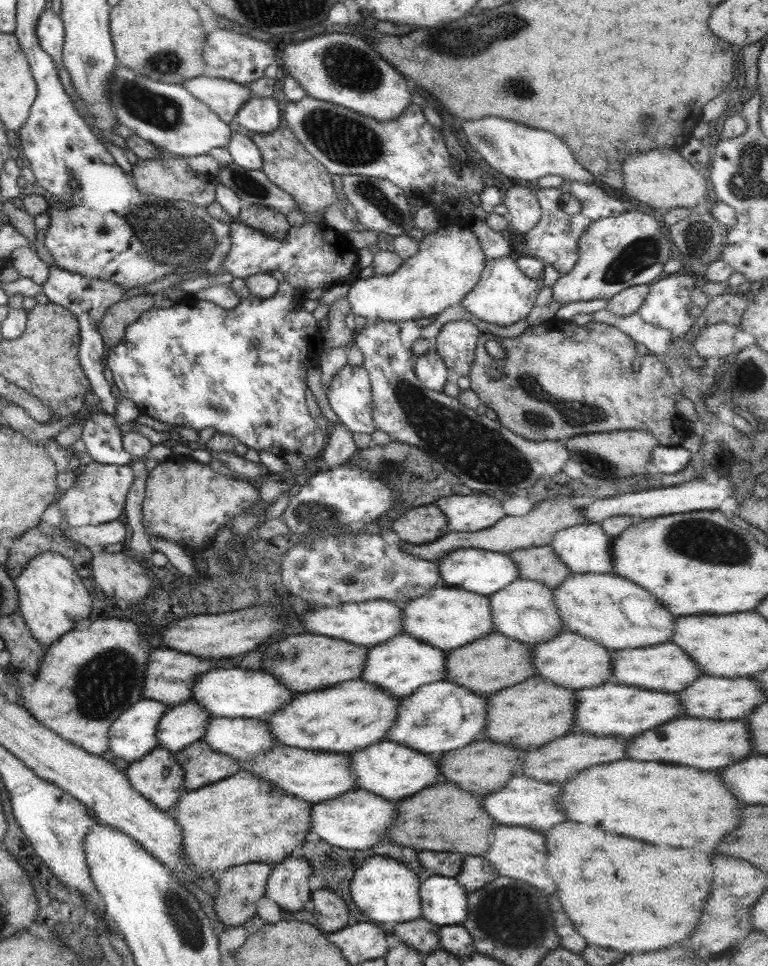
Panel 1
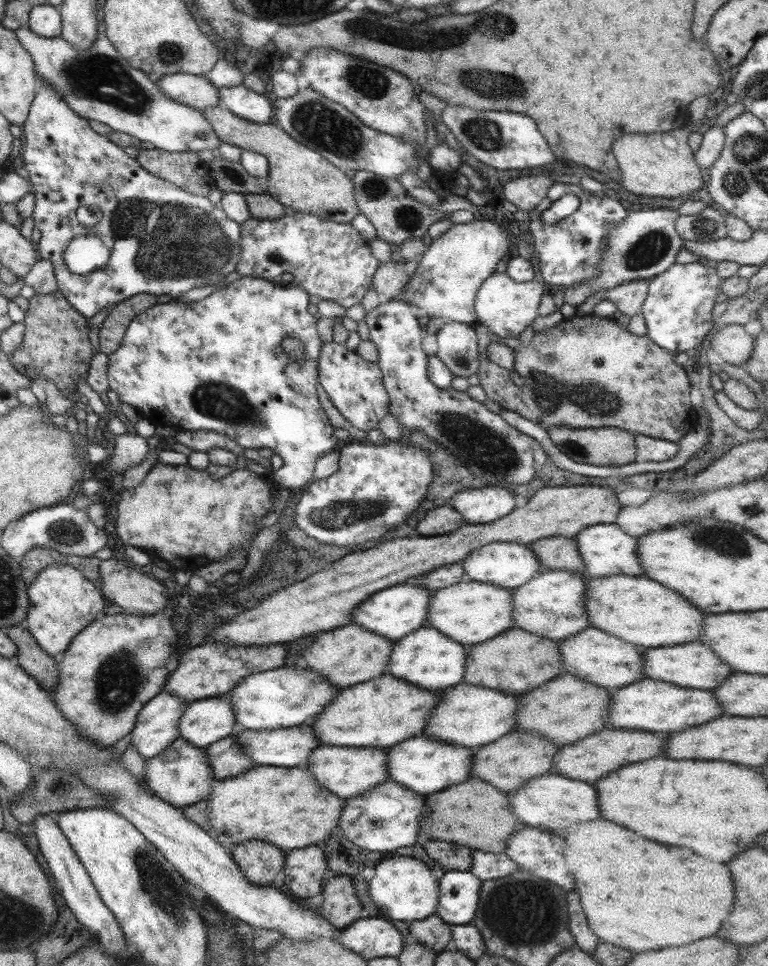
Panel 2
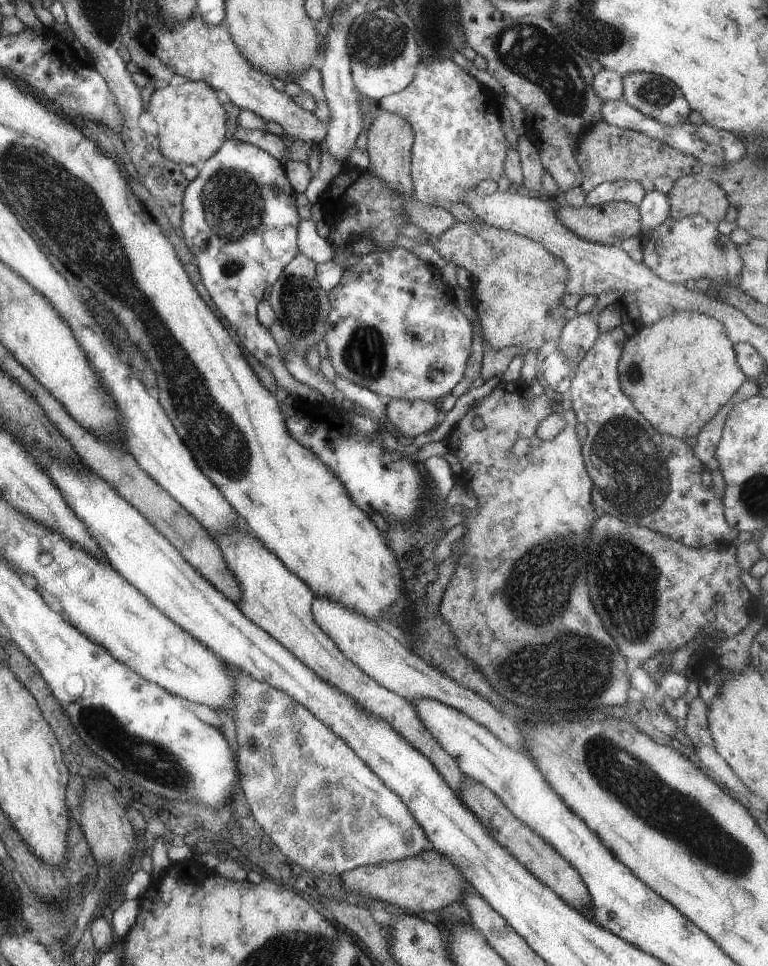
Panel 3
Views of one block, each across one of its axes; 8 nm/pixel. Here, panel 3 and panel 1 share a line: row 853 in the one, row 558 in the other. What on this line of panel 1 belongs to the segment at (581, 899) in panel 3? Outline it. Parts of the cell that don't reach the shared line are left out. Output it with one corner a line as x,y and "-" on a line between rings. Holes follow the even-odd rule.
550,545
514,550
508,555
518,566
519,579
538,582
550,589
556,589
573,574

